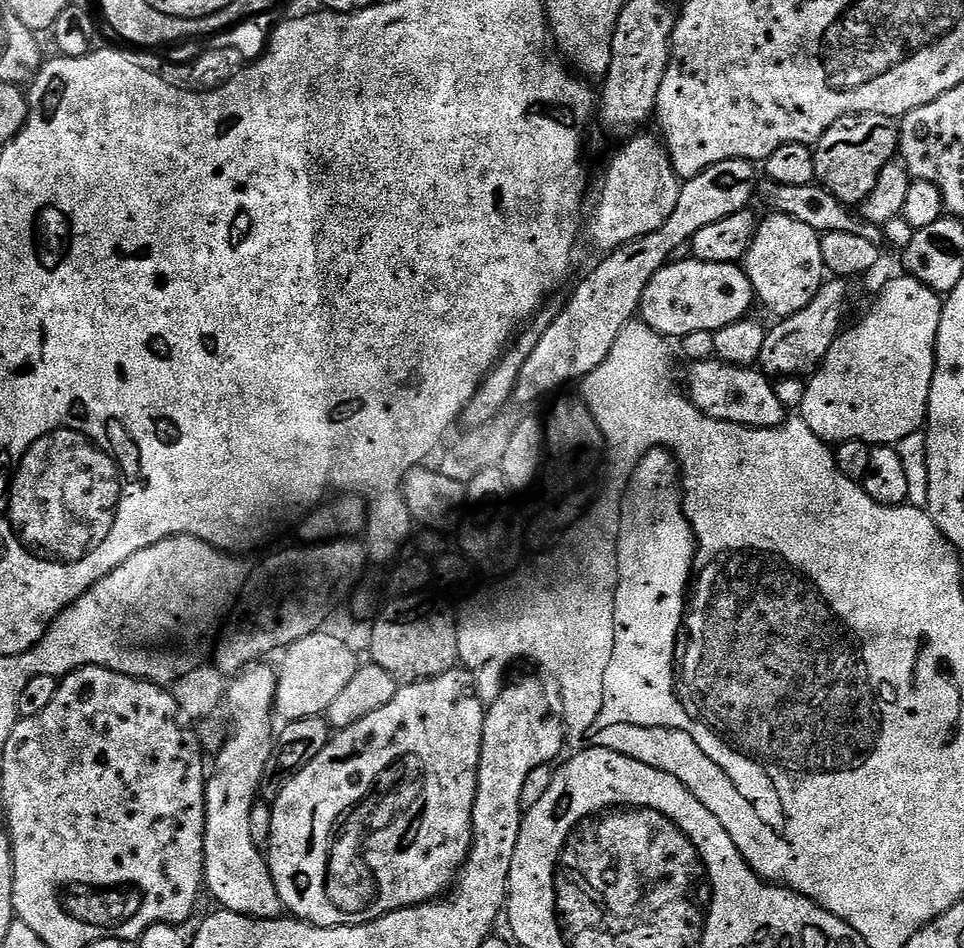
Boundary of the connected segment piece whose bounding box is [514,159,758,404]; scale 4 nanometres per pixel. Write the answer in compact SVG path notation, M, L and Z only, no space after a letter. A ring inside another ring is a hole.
M728 159L715 163L694 179L681 185L678 206L658 230L646 234L619 248L611 249L608 256L576 289L565 308L561 307L552 320L552 325L542 334L534 354L526 358L522 374L518 374L515 403L532 404L547 392L556 392L563 384L583 381L614 350L618 334L640 311L642 294L654 274L669 263L672 251L679 244L687 245L705 226L713 225L730 214L738 214L749 207L758 188L758 168L750 160Z

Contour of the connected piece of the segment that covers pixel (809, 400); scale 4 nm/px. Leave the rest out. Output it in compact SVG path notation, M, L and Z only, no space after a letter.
M900 274L897 280L892 280L885 286L884 293L873 302L872 309L853 328L845 327L841 331L834 346L830 346L820 367L811 373L810 379L807 381L806 398L798 410L799 415L806 422L806 426L810 426L810 430L817 438L832 446L841 444L843 440L861 440L873 446L895 446L902 442L902 438L906 438L906 434L914 434L925 427L928 418L930 386L936 369L936 339L938 338L941 307L941 297L934 290L930 290L922 282L915 280L913 276Z

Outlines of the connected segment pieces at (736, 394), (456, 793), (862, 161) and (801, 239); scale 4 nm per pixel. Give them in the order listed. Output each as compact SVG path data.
M715 358L697 360L687 365L688 373L682 376L686 395L699 412L715 420L741 424L747 428L776 428L786 419L786 409L778 402L773 381L759 367L743 368L724 364Z
M459 667L451 668L446 674L435 676L432 680L420 680L417 684L397 687L394 699L387 706L382 706L382 710L374 710L374 714L366 714L366 718L362 718L362 722L354 722L354 726L339 729L329 739L322 754L314 758L314 762L307 764L301 772L292 773L284 781L278 798L270 804L272 821L266 859L284 907L295 919L312 924L315 928L369 924L371 920L397 912L400 908L414 908L417 904L427 904L429 900L443 897L453 887L458 875L457 869L472 851L472 815L480 769L485 711L485 701L476 695L473 673Z
M860 112L857 116L843 116L822 134L822 138L814 145L814 166L816 167L816 180L838 202L849 206L859 206L874 190L878 182L878 174L882 174L882 166L886 166L897 155L900 147L900 129L897 121L891 116L874 114L873 112Z
M768 214L756 225L748 253L744 255L742 267L752 283L757 301L760 300L776 315L776 318L798 314L812 299L826 279L826 269L822 262L821 233L810 230L803 222L794 222L779 214Z

